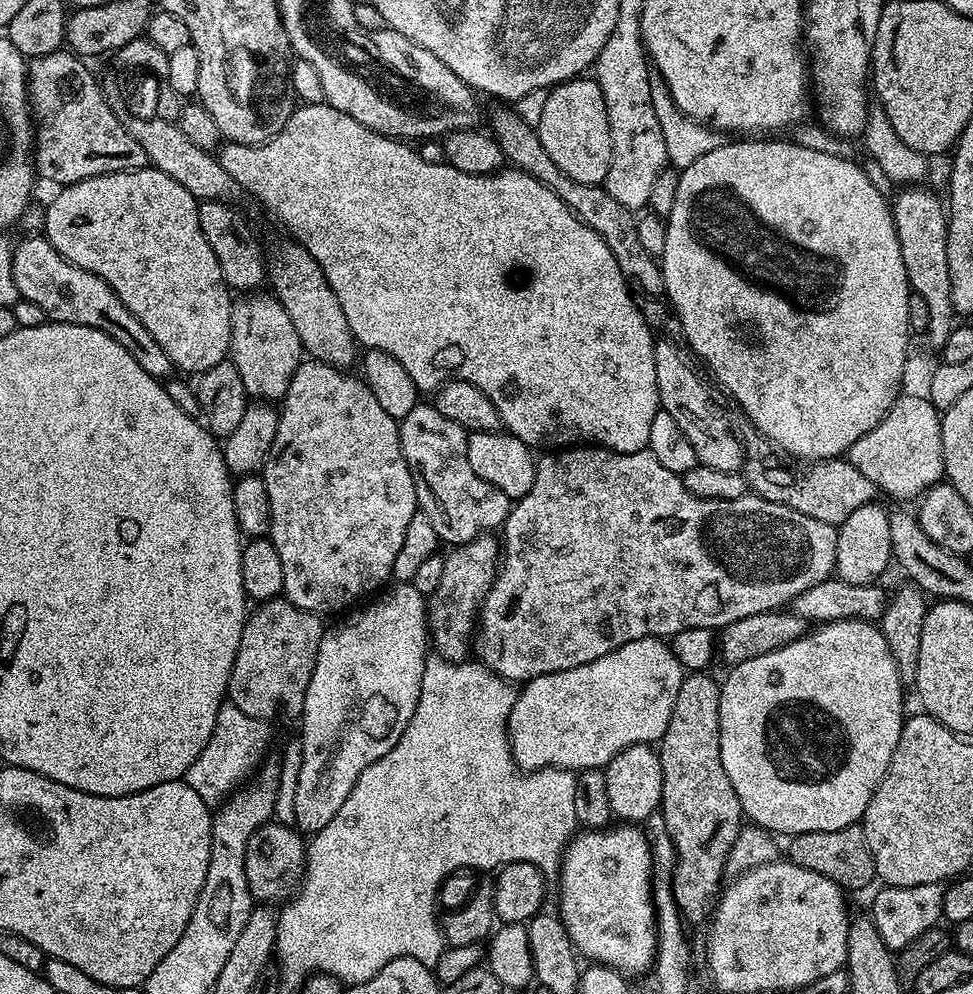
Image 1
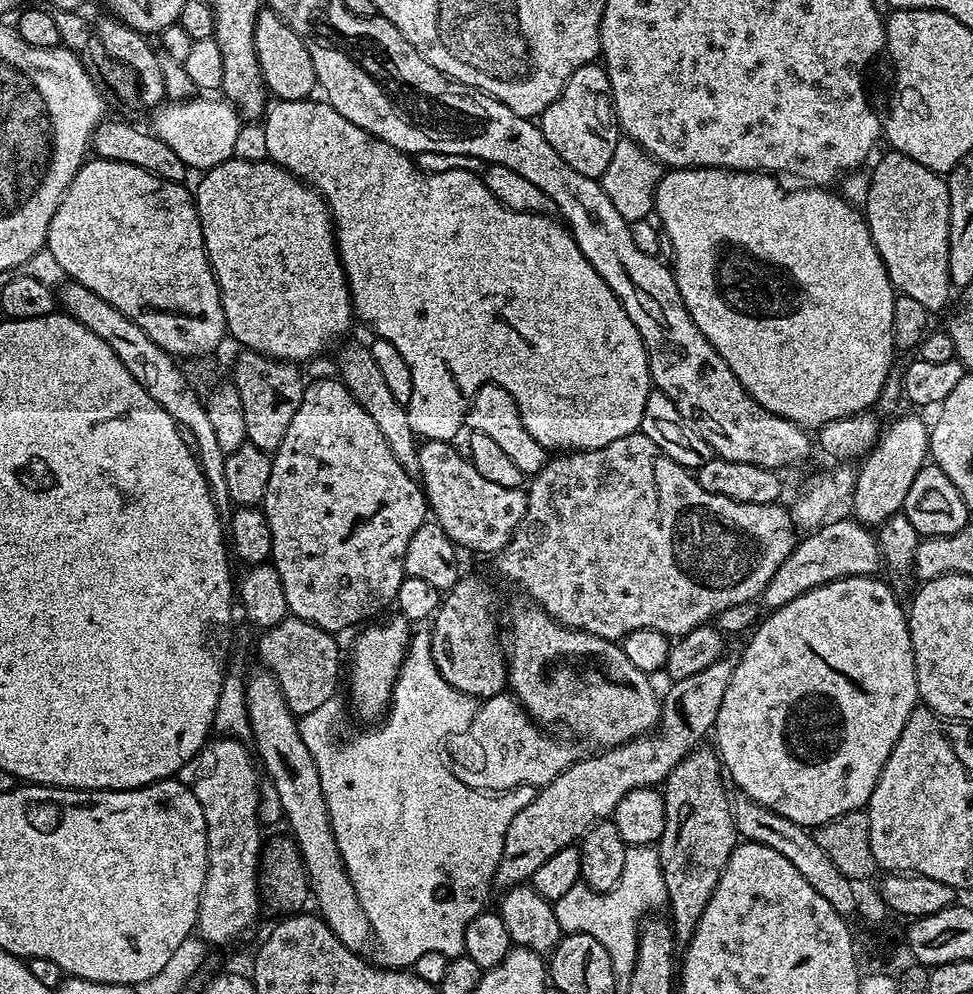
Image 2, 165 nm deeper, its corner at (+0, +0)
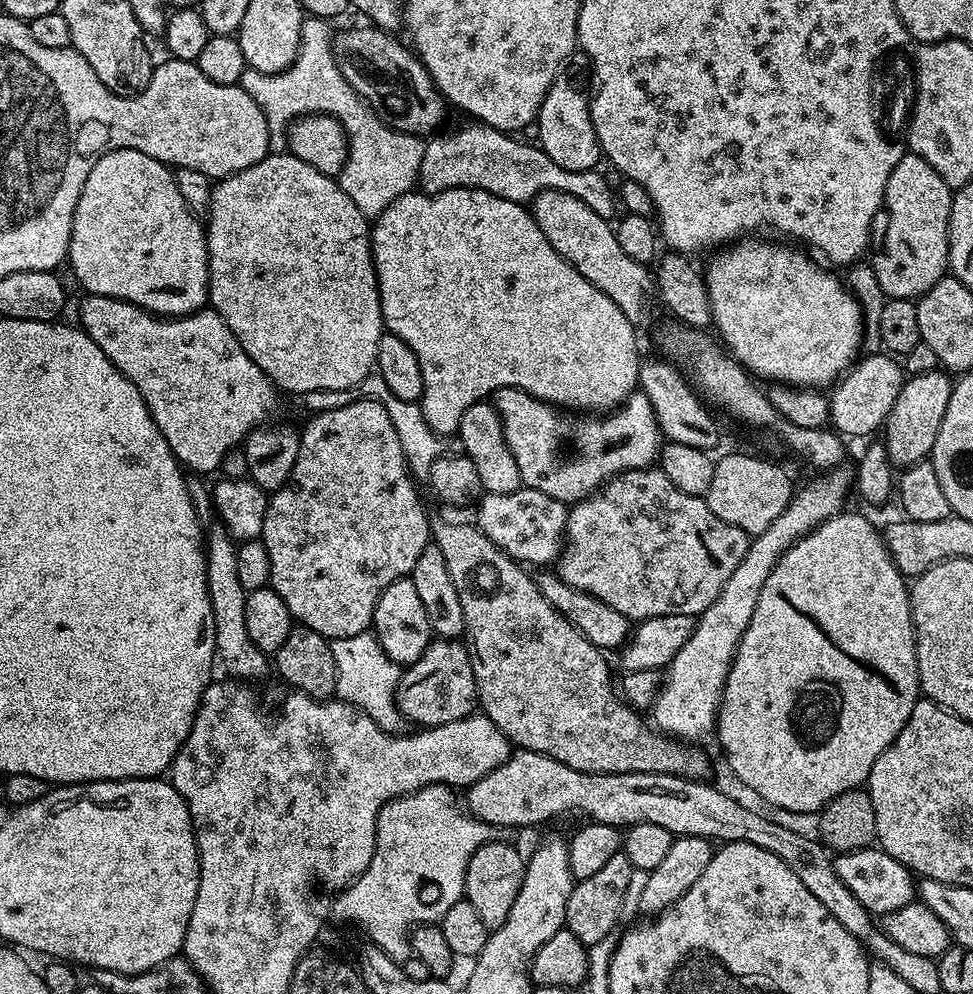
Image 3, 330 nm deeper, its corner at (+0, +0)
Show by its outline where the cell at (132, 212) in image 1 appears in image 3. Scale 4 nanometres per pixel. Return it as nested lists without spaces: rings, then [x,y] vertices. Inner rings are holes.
[[[119,148],[94,162],[72,215],[66,260],[85,293],[125,300],[158,316],[189,316],[208,304],[205,225],[182,198],[173,169],[138,150]]]

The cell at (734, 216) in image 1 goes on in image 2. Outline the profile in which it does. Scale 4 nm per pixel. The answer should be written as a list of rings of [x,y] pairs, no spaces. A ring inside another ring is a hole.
[[[678,168],[663,173],[657,182],[654,212],[660,215],[663,235],[672,243],[672,256],[676,259],[674,271],[682,302],[690,310],[690,318],[706,334],[710,346],[722,354],[726,366],[734,370],[734,378],[766,410],[800,425],[805,430],[818,430],[824,424],[847,416],[867,413],[882,394],[884,383],[893,371],[892,352],[897,351],[894,342],[894,302],[897,291],[892,287],[886,266],[878,254],[874,238],[868,229],[863,211],[847,204],[838,193],[824,186],[796,186],[787,192],[775,175],[767,172],[738,172],[735,168]]]

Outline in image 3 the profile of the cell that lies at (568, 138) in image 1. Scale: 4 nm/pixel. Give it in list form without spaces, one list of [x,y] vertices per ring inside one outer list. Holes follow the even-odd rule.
[[[557,78],[556,81],[552,83],[540,107],[540,113],[536,116],[534,128],[535,131],[540,131],[538,144],[550,158],[554,158],[554,162],[558,162],[558,166],[562,166],[562,170],[590,172],[597,167],[596,163],[601,163],[602,160],[598,134],[594,130],[594,122],[592,121],[590,100],[587,95],[583,96],[570,81],[564,79],[565,78]]]

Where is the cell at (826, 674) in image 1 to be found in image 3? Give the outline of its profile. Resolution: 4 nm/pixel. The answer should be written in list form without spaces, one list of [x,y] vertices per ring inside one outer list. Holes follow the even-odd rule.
[[[845,510],[839,516],[832,516],[826,522],[822,522],[812,532],[806,533],[792,547],[785,550],[780,561],[774,566],[774,570],[770,570],[770,578],[766,578],[766,582],[758,594],[758,606],[754,606],[754,618],[750,618],[750,626],[746,626],[746,634],[742,634],[740,644],[736,648],[736,656],[732,659],[732,668],[728,672],[728,677],[724,683],[724,699],[720,701],[720,710],[716,717],[714,736],[720,739],[720,748],[724,751],[725,758],[728,759],[729,770],[750,791],[757,792],[766,803],[773,804],[774,807],[781,808],[784,812],[813,812],[813,814],[816,814],[826,807],[831,800],[838,798],[838,794],[842,794],[851,788],[859,788],[867,781],[878,754],[882,754],[882,750],[886,750],[886,746],[890,746],[894,742],[894,738],[898,738],[902,726],[906,726],[906,718],[910,718],[910,710],[914,710],[914,706],[917,700],[921,699],[921,696],[918,662],[916,661],[916,629],[912,626],[910,588],[906,583],[906,577],[897,570],[896,563],[892,561],[892,556],[888,553],[888,548],[884,544],[881,529],[879,527],[875,528],[866,517],[859,516],[858,513],[851,512],[851,510]]]

